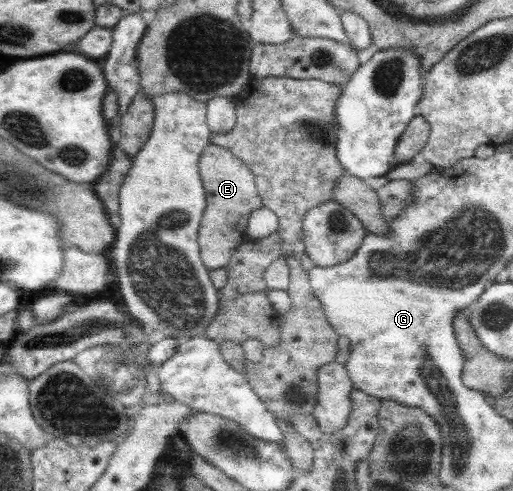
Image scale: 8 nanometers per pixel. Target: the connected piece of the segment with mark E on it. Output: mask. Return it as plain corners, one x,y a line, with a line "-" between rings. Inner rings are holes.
209,143
200,156
199,172
207,204
197,239
201,261
209,270
226,268
233,251
250,239
246,234
248,217
252,211
262,207
262,201
250,168
229,149

